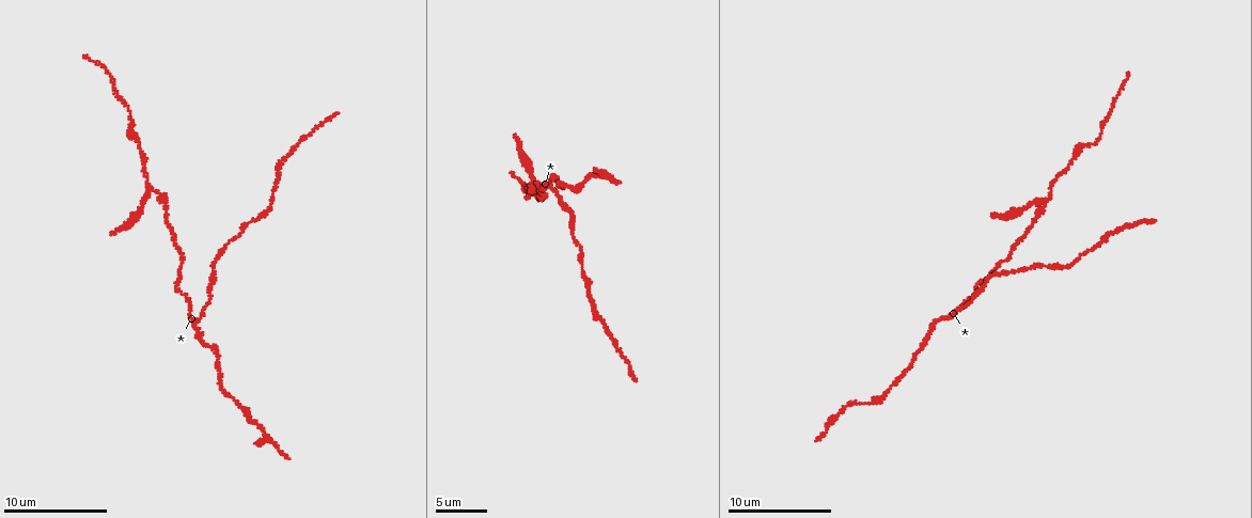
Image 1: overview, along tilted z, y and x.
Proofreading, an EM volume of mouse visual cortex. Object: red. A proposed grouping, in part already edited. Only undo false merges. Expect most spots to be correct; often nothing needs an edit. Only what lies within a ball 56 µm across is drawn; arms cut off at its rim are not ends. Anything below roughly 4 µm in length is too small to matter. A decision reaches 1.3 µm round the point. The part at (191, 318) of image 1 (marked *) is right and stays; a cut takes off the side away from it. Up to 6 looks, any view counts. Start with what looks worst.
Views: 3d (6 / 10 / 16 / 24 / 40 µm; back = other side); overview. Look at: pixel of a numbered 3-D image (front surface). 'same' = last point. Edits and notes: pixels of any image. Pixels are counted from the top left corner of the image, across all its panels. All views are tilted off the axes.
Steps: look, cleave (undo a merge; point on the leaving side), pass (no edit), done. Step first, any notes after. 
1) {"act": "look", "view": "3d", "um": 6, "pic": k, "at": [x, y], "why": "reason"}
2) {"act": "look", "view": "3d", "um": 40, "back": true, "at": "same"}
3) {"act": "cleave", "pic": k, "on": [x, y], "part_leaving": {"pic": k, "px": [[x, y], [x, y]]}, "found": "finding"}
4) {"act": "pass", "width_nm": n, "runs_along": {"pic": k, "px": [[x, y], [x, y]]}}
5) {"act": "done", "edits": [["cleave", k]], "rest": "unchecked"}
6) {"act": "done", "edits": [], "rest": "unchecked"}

{"act": "look", "view": "3d", "um": 6, "pic": 1, "at": [1039, 204], "why": "arms part here"}

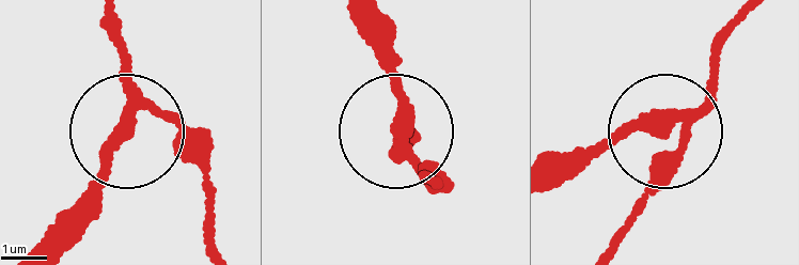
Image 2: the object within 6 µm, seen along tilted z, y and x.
{"act": "cleave", "pic": 2, "on": [111, 150], "width_nm": 260, "part_leaving": {"pic": 2, "px": [[405, 137], [379, 14]]}, "found": "a second neuron is stuck on"}

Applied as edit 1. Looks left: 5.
{"act": "look", "view": "3d", "um": 16, "pic": 1, "at": [1110, 234], "why": "thick turns thin"}

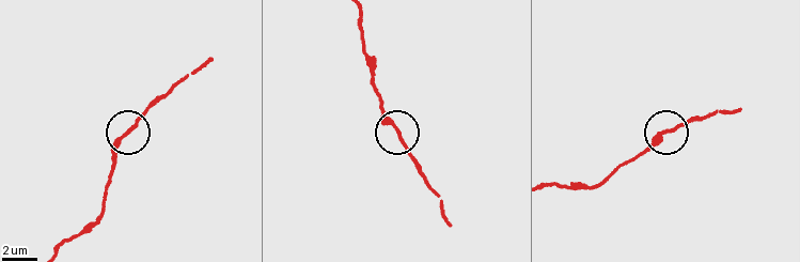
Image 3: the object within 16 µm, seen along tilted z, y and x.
{"act": "pass", "runs_along": {"pic": 3, "px": [[58, 249], [97, 218], [111, 181], [116, 148], [152, 101]]}, "found": "all the same neuron"}

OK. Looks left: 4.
{"act": "look", "view": "3d", "um": 16, "pic": 1, "at": [1088, 146], "why": "thick turns thin"}

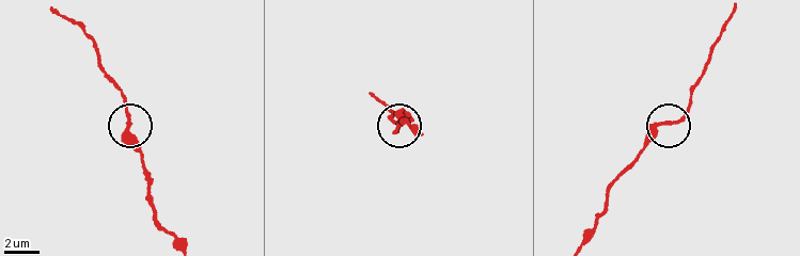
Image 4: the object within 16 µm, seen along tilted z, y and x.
{"act": "pass", "runs_along": {"pic": 4, "px": [[583, 240], [614, 178], [655, 130], [676, 122], [692, 96]]}, "found": "one neuron here"}

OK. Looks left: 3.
{"act": "done", "edits": [["cleave", 2]], "rest": "unchecked"}

